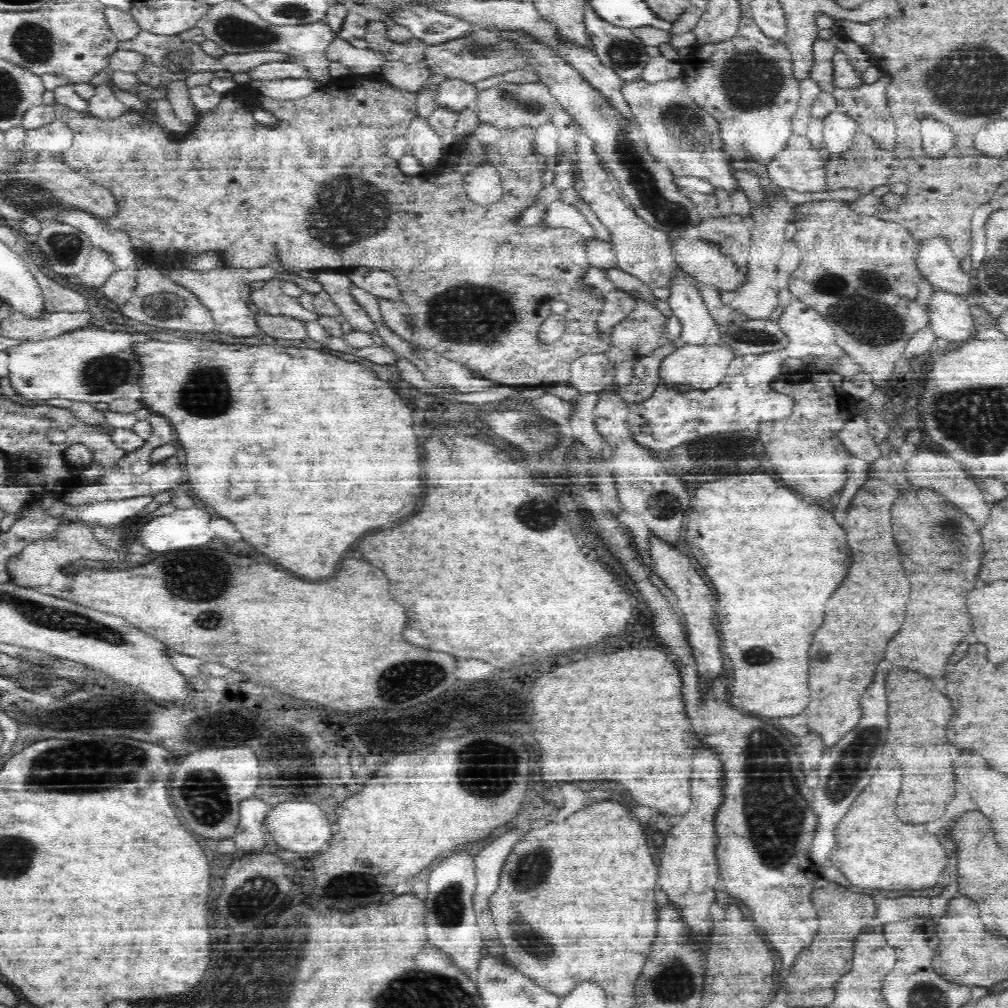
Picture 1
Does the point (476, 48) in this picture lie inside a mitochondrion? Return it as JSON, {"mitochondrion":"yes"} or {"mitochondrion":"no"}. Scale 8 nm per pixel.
{"mitochondrion":"yes"}

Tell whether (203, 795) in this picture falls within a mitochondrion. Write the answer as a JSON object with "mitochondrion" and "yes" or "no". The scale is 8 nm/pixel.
{"mitochondrion":"yes"}

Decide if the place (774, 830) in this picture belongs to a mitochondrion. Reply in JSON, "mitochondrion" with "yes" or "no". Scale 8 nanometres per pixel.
{"mitochondrion":"yes"}

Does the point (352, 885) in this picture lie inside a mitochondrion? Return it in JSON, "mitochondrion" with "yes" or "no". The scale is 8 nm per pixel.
{"mitochondrion":"yes"}

